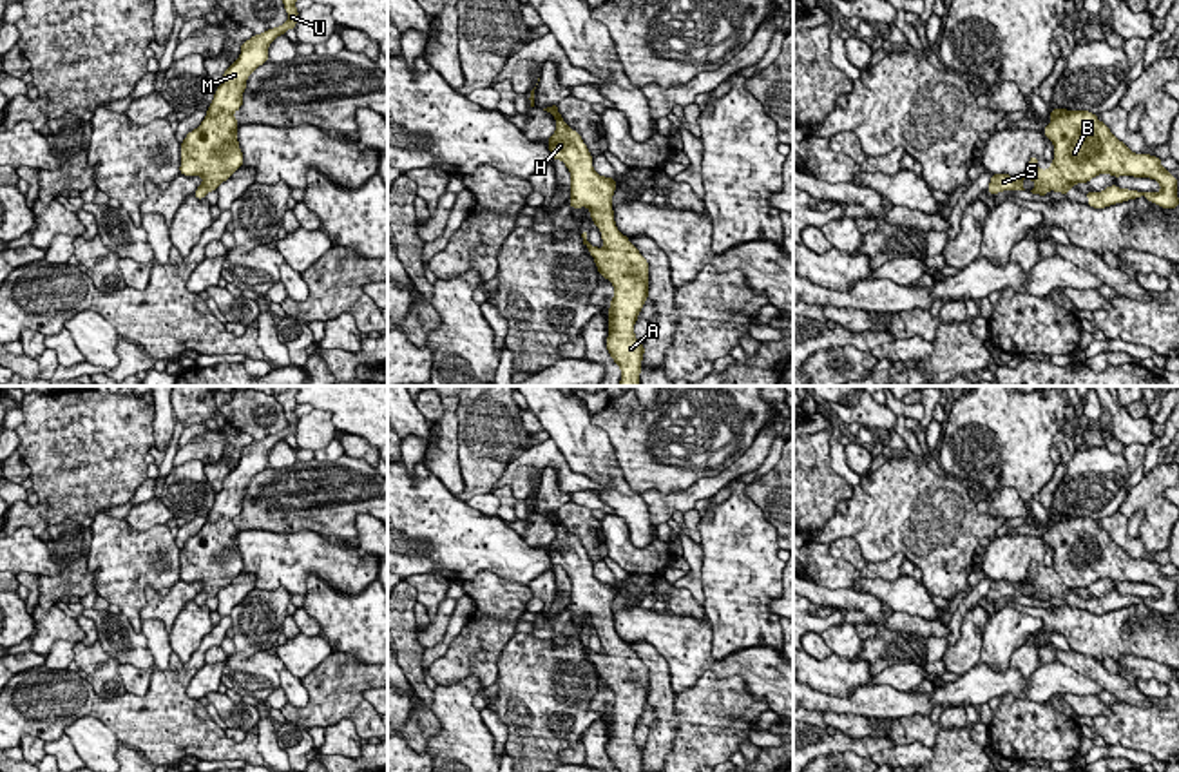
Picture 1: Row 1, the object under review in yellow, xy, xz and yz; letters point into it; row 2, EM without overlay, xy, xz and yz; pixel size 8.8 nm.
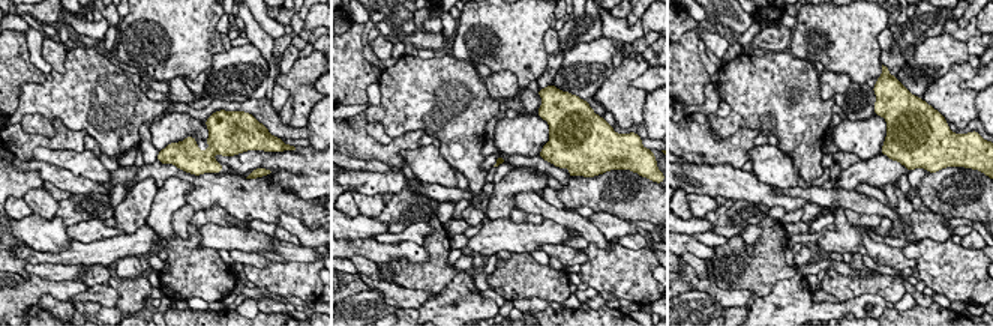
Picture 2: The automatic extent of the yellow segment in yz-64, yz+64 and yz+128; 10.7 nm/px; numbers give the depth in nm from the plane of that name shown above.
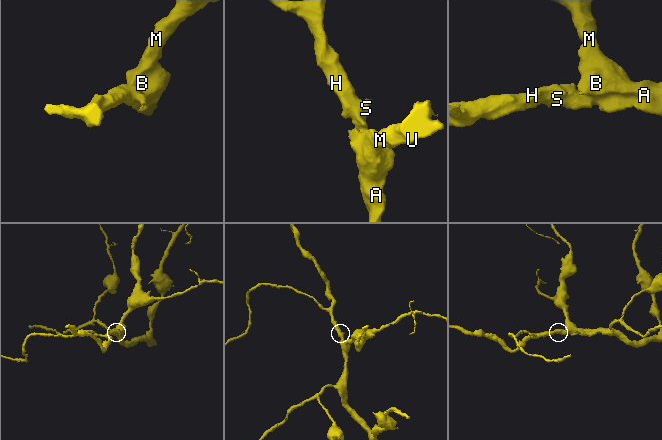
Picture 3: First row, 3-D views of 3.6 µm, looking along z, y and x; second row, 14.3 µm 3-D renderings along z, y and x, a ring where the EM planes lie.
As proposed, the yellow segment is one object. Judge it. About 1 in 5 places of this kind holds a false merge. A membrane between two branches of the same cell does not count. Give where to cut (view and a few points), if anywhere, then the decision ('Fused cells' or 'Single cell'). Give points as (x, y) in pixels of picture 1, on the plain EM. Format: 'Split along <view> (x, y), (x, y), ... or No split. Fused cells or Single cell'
No split. Single cell

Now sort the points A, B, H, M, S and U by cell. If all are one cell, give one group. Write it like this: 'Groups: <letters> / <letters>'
Groups: A B H M S U

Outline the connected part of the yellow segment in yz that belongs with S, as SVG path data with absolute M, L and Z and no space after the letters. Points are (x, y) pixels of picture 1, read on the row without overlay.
M1050 515L1050 529L1043 540L1054 549L1054 565L1047 576L1030 562L1029 578L1023 582L991 580L989 600L1025 596L1021 587L1032 585L1032 600L1047 602L1049 596L1069 600L1076 589L1087 589L1099 580L1150 584L1161 591L1159 598L1139 598L1110 591L1101 598L1085 598L1090 613L1105 614L1145 602L1163 614L1177 614L1177 584L1163 571L1161 564L1136 560L1119 547L1110 535L1090 516Z

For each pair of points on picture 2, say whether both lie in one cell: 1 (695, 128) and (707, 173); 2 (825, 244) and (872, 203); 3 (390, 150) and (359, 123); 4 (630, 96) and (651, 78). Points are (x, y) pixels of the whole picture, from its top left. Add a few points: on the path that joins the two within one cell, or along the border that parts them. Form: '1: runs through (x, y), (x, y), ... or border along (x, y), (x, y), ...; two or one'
1: border along (689, 161), (729, 162), (738, 169); two
2: border along (839, 206), (843, 209); two
3: runs through (380, 150), (375, 150), (359, 134); one
4: border along (650, 66), (629, 83); two

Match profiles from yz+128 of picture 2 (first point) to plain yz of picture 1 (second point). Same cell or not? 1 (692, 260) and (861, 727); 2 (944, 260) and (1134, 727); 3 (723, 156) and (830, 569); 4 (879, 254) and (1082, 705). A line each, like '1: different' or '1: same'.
1: same
2: same
3: same
4: same

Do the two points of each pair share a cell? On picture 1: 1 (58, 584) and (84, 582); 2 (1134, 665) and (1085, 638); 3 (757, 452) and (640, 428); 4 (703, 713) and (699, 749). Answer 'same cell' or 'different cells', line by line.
1: same cell
2: different cells
3: different cells
4: same cell

